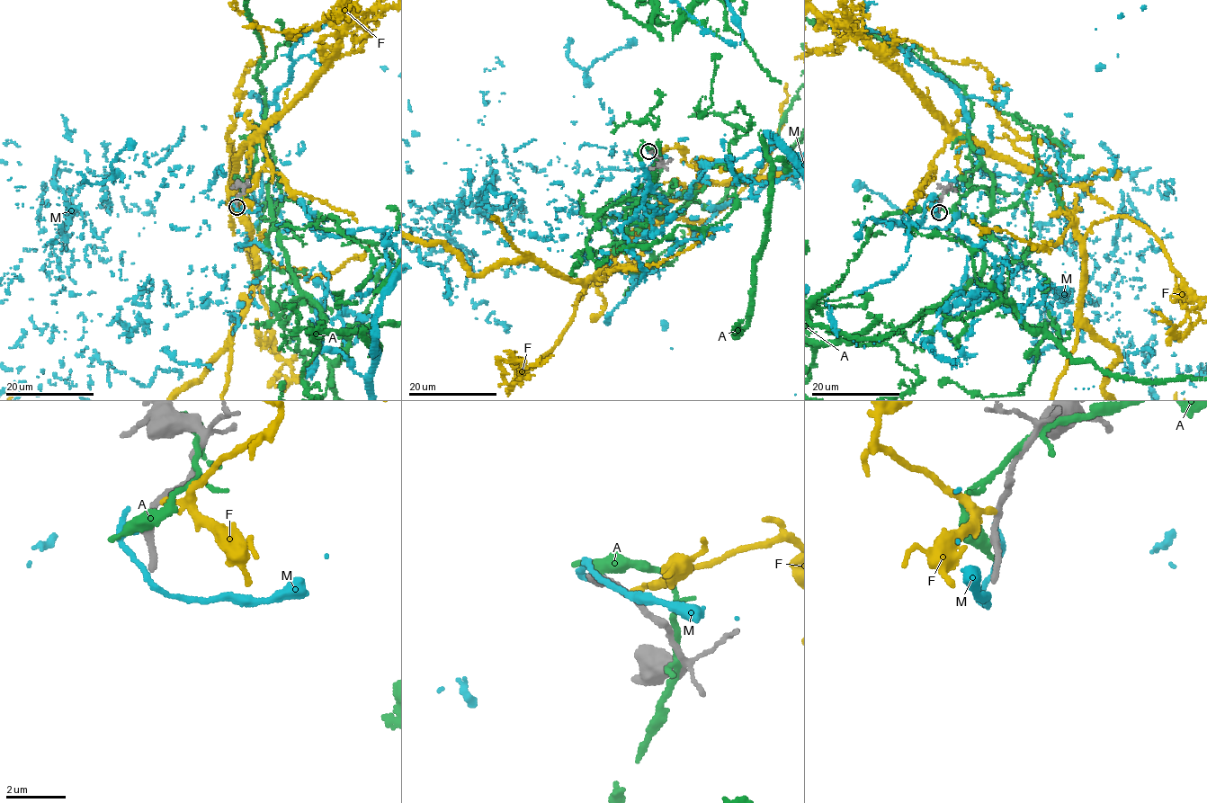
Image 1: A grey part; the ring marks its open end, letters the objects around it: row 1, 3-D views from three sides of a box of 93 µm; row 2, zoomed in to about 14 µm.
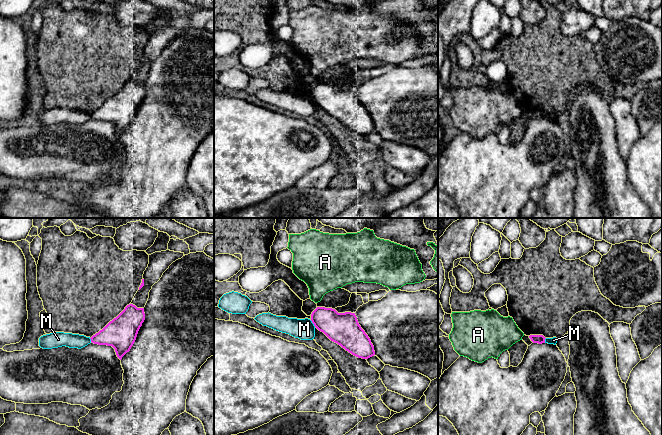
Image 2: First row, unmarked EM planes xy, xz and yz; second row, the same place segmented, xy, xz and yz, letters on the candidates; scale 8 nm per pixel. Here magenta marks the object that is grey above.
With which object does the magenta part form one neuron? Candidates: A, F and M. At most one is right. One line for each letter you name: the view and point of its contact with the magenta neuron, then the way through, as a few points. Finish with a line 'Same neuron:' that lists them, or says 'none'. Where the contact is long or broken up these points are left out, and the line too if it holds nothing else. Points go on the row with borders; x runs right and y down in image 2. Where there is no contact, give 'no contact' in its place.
Same neuron: none

